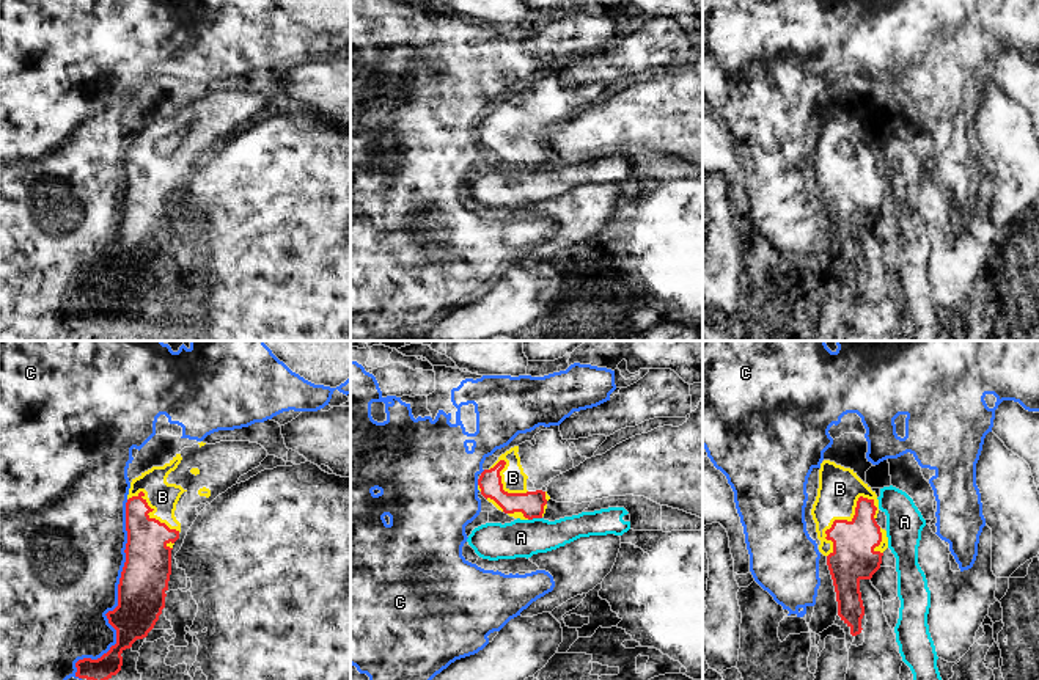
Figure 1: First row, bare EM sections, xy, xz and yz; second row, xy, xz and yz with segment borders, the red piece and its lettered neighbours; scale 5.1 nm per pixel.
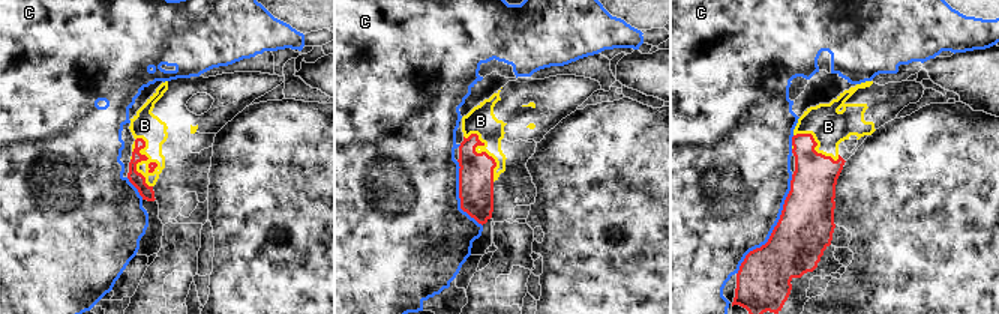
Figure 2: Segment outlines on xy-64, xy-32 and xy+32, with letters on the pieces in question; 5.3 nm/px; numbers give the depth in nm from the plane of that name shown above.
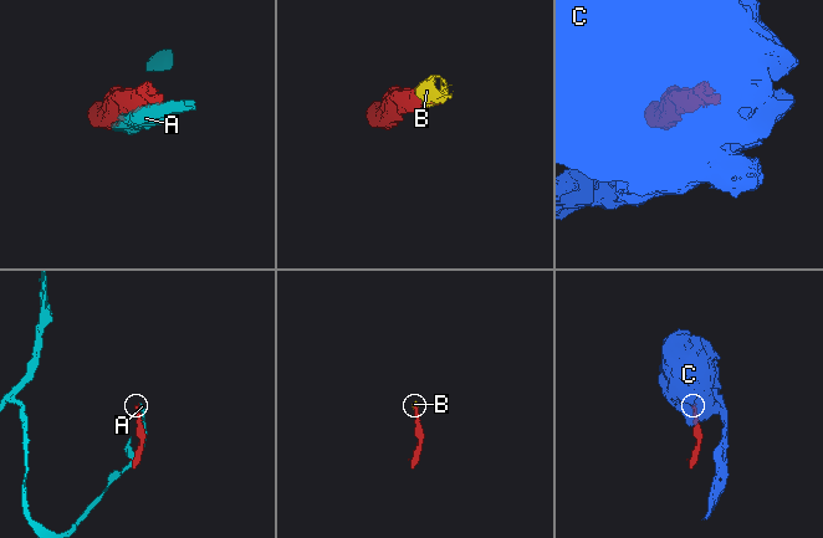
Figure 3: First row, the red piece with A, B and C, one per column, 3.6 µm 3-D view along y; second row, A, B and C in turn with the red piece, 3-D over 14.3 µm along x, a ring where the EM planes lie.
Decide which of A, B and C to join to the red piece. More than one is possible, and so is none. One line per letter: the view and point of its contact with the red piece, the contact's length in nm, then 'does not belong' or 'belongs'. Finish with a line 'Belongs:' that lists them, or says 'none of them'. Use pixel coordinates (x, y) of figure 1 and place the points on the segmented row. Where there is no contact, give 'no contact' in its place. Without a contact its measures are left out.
A: meets red in xz at (535, 517); contact 70 nm long; does not belong
B: meets red in yz at (841, 520); contact 380 nm long; belongs
C: meets red in xy at (118, 600); contact 950 nm long; does not belong
Belongs: B

